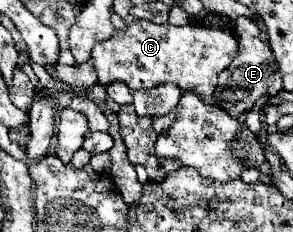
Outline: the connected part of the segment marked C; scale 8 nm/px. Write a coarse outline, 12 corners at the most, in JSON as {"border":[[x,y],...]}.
{"border":[[135,21],[91,51],[101,85],[213,95],[229,29]]}

